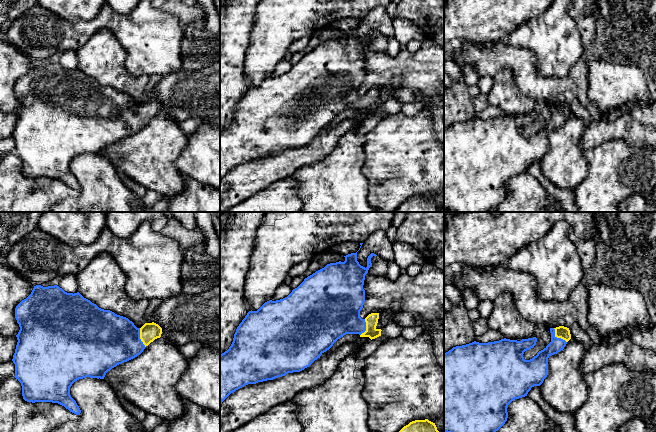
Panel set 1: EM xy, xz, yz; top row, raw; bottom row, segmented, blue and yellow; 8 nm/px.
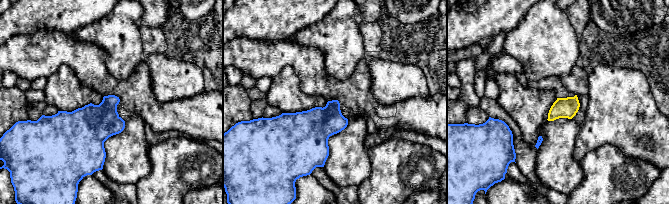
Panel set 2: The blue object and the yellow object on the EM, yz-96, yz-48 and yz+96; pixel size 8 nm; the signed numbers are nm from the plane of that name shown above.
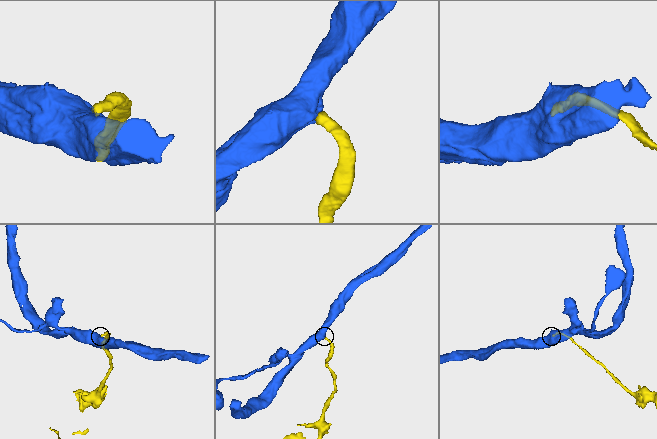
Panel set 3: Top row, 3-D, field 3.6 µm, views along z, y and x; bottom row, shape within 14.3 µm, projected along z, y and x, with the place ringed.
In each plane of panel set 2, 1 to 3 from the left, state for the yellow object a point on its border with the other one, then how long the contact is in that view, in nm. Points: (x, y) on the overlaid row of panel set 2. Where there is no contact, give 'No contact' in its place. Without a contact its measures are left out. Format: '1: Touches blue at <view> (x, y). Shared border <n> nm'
1: No contact
2: No contact
3: No contact

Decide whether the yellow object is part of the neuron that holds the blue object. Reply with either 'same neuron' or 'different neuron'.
same neuron

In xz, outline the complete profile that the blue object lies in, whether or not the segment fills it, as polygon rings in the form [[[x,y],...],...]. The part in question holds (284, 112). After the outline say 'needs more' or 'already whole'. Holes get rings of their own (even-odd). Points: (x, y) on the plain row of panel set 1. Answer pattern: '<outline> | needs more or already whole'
[[[357,28],[348,30],[344,32],[344,38],[327,40],[305,54],[287,73],[276,77],[269,76],[257,87],[249,87],[237,103],[231,122],[220,131],[220,181],[231,169],[245,161],[304,146],[346,110],[359,110],[360,113],[369,113],[371,116],[381,112],[382,106],[376,104],[379,89],[371,89],[365,95],[360,93],[365,78],[365,51],[372,43],[373,32],[377,31],[371,29],[368,32],[365,44],[357,37]]] | needs more

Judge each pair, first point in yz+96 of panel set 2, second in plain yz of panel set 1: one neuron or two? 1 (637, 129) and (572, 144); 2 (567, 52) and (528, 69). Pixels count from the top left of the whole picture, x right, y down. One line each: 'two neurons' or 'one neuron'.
1: two neurons
2: two neurons

